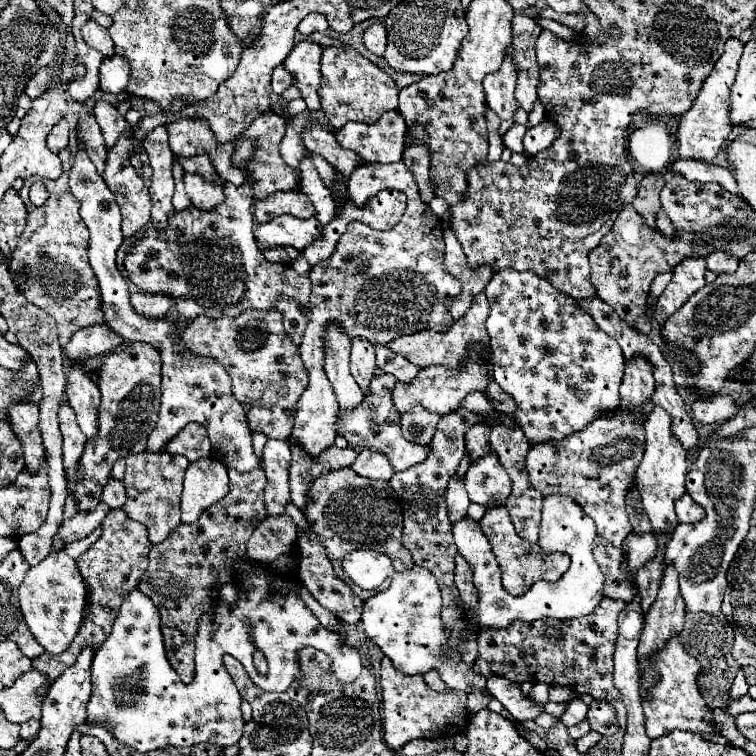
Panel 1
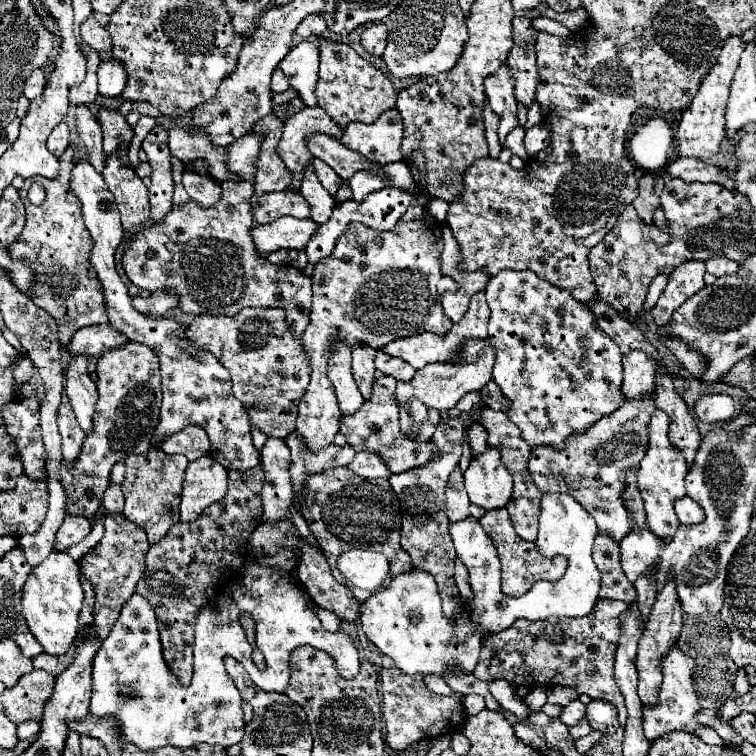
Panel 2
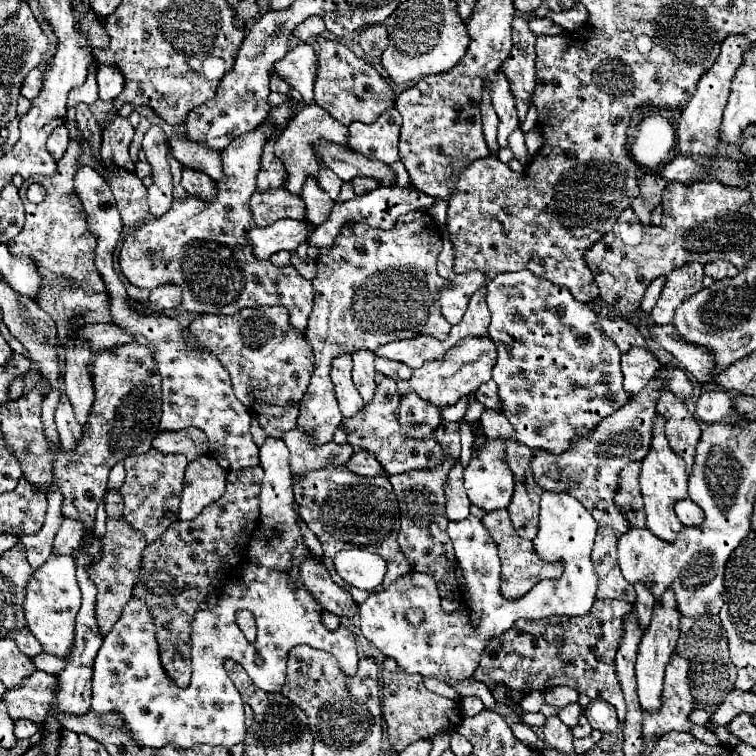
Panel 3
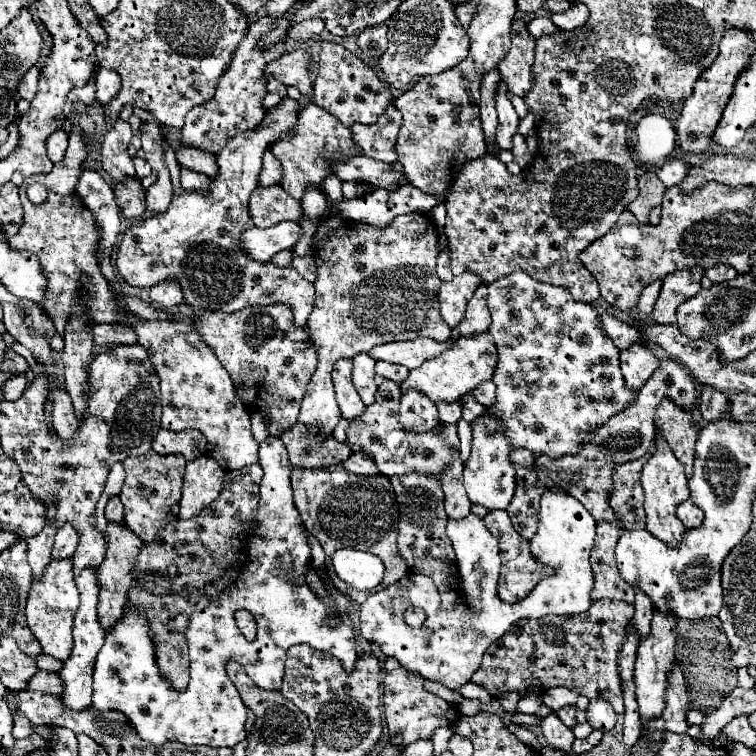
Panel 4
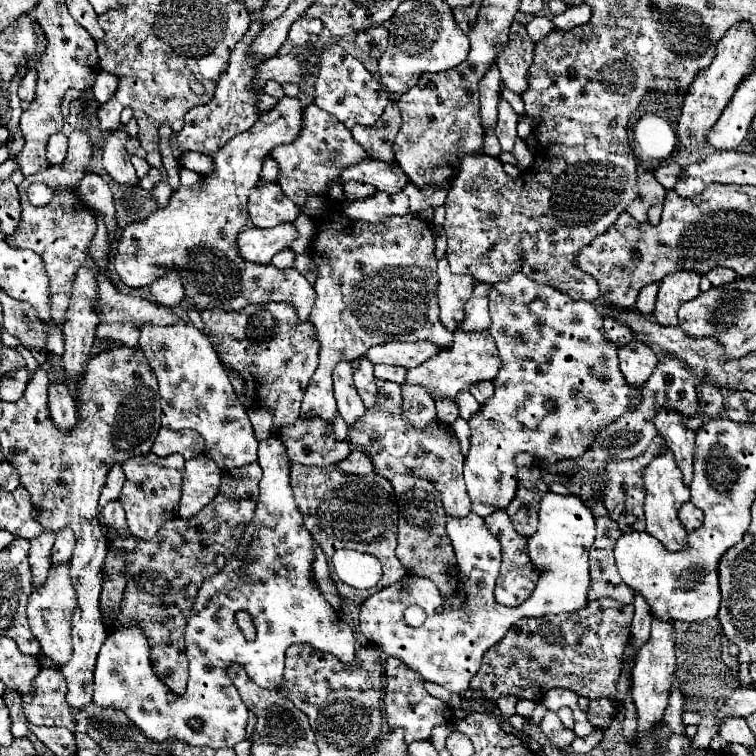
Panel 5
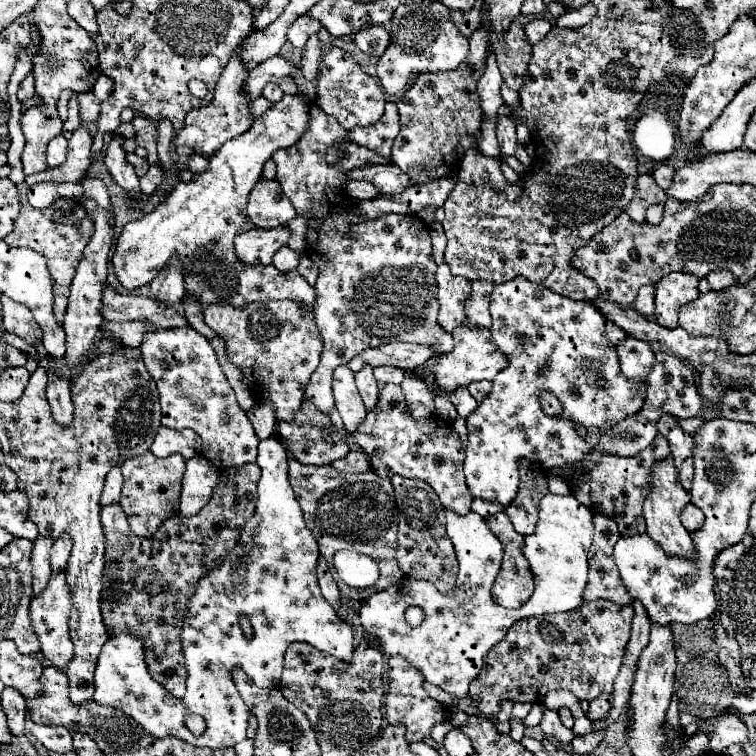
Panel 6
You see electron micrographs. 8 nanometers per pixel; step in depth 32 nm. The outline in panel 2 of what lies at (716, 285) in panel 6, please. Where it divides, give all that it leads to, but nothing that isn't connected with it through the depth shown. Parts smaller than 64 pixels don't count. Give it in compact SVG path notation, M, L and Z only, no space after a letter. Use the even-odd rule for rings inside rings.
M712 256L710 260L706 260L706 272L714 276L734 274L736 270L738 270L738 264L734 260L728 260L726 256Z

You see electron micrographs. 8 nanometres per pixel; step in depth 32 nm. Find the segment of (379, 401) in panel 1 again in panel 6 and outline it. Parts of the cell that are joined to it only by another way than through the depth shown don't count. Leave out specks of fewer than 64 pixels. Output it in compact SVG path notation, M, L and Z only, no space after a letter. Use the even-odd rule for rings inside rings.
M384 384L384 406L378 404L374 410L370 410L358 430L350 436L366 454L370 454L372 468L382 478L400 474L406 478L426 480L440 494L442 506L446 510L452 510L460 516L470 512L472 498L462 478L464 450L458 434L450 422L444 422L438 416L426 420L424 424L416 424L412 418L408 418L400 386Z

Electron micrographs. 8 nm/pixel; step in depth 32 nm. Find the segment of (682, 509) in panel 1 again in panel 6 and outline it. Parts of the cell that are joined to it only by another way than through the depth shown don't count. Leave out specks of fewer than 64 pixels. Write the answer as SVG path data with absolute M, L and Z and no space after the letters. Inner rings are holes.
M688 504L682 514L680 514L680 520L682 520L682 526L688 530L688 532L694 532L694 530L700 530L702 524L704 524L704 514L702 510L698 510L694 504Z

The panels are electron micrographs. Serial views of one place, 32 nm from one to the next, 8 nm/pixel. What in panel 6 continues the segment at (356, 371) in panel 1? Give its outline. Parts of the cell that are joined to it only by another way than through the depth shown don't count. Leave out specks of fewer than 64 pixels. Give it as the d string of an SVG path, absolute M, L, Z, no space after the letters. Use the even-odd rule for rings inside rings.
M364 364L362 370L358 374L354 374L354 378L356 378L356 386L358 386L358 392L364 400L366 410L372 410L378 402L378 384L376 384L370 364Z

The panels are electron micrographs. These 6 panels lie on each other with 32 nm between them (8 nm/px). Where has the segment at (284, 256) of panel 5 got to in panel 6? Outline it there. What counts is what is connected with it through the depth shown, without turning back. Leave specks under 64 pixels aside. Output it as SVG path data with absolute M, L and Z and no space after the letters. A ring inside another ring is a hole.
M284 246L282 250L278 250L278 254L274 256L272 264L278 268L278 270L294 270L298 266L298 252L290 250L288 246Z

